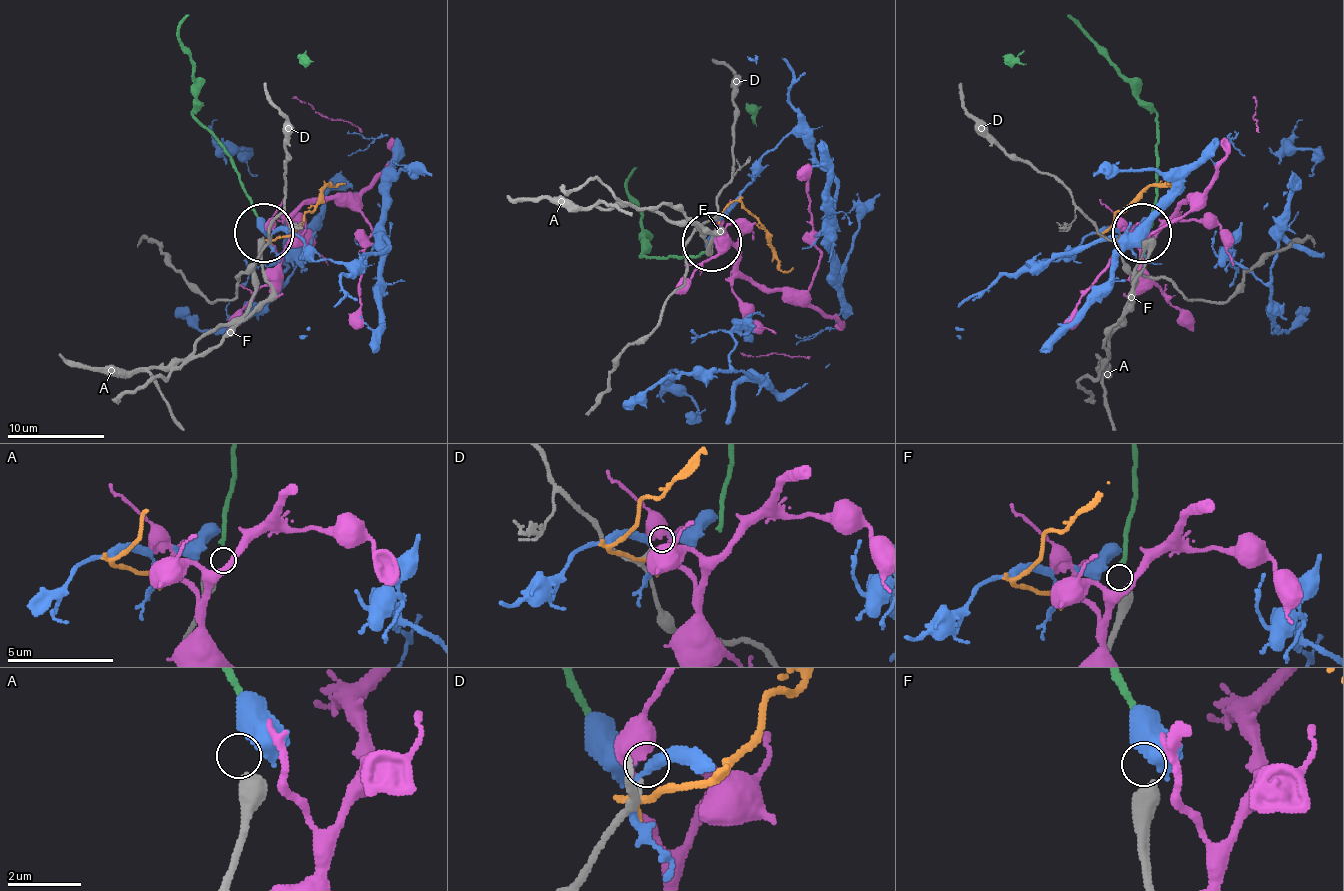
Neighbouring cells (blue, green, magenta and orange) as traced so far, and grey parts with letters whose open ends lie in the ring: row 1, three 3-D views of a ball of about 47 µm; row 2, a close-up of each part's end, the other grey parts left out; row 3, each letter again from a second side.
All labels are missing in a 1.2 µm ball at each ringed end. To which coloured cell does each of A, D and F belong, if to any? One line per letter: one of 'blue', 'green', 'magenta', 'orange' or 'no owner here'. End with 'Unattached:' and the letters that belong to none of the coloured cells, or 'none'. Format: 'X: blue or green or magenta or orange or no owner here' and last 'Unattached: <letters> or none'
A: green
D: no owner here
F: no owner here
Unattached: D, F

